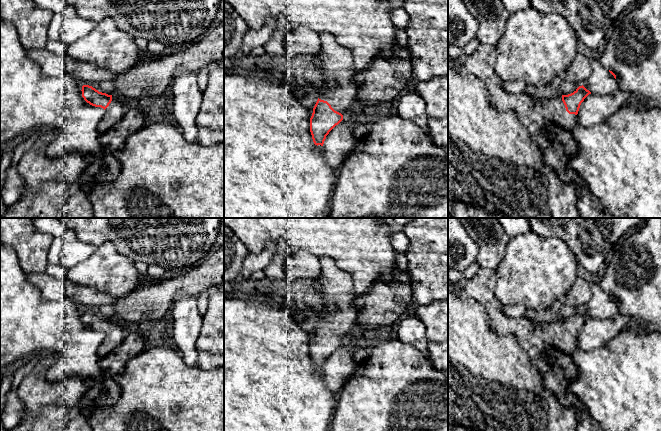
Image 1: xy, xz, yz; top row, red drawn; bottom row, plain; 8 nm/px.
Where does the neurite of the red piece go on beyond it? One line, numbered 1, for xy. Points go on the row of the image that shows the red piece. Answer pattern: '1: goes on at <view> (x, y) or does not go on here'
1: goes on at xy (115, 111)

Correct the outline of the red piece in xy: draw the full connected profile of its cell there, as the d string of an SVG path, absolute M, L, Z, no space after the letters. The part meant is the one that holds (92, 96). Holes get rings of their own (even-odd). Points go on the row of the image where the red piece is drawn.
M83 85L81 91L82 97L87 103L105 110L98 124L98 130L101 135L121 120L129 106L126 100L115 95L99 92L89 85Z

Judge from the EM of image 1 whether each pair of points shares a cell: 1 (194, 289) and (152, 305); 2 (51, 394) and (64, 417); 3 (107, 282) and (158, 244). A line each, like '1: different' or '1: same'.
1: same
2: different
3: different

